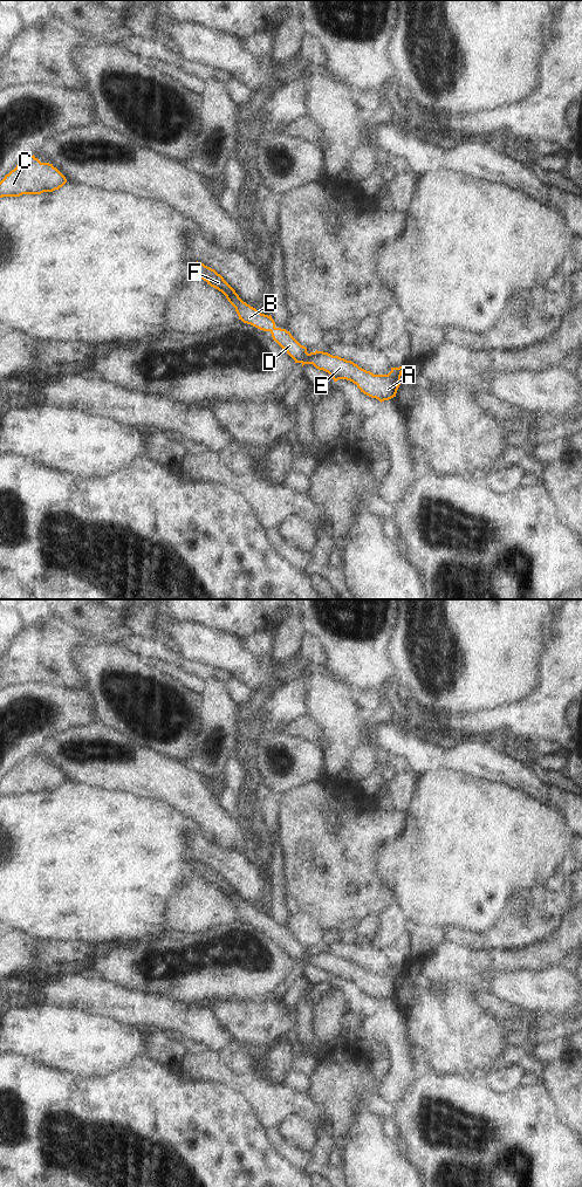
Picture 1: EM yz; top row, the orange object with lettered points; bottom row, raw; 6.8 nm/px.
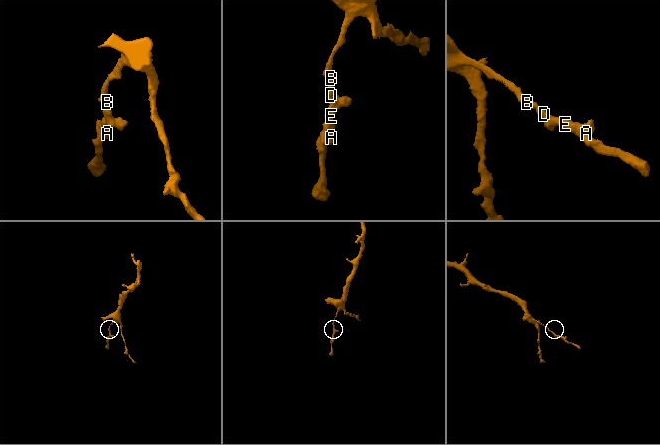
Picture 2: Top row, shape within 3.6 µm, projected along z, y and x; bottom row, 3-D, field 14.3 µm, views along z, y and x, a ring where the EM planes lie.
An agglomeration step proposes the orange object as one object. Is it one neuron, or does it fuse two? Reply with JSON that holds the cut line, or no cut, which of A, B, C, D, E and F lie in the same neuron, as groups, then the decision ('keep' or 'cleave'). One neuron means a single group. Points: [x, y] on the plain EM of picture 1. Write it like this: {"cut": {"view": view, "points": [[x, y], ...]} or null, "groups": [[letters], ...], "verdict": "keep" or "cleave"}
{"cut": null, "groups": [["A", "B", "C", "D", "E", "F"]], "verdict": "keep"}

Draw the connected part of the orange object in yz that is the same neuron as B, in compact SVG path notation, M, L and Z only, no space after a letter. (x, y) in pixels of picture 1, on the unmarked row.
M196 862L197 876L207 881L211 886L221 891L244 922L251 924L260 929L269 931L273 939L287 951L295 962L313 963L316 968L328 972L334 981L347 979L357 984L364 994L378 999L381 1002L396 996L400 984L400 975L408 967L391 967L388 974L374 974L360 967L351 960L347 960L328 952L307 952L307 947L301 945L289 931L276 927L269 914L259 912L255 907L244 901L235 890L214 869L201 862Z

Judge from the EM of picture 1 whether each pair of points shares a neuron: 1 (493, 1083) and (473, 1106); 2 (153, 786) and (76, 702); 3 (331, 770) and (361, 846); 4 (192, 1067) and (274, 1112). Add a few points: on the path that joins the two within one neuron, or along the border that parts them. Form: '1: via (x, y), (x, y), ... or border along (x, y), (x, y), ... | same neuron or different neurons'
1: border along (483, 1081), (488, 1089), (495, 1092), (514, 1091) | different neurons
2: border along (98, 720), (89, 725), (67, 728) | different neurons
3: border along (326, 776), (330, 779), (337, 777) | different neurons
4: via (212, 1069), (235, 1081), (244, 1082), (254, 1092) | same neuron

